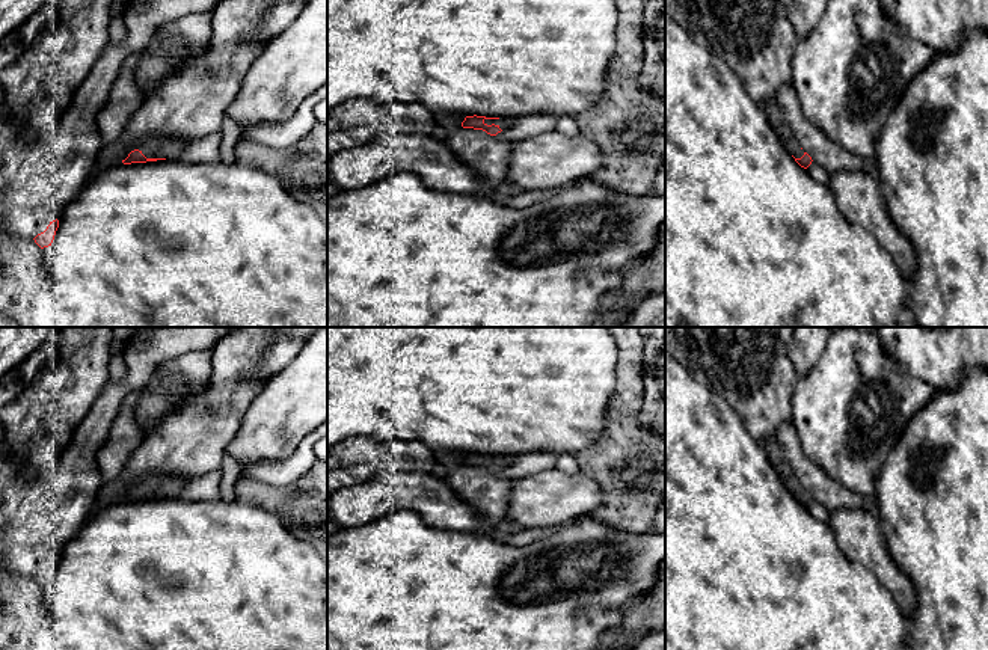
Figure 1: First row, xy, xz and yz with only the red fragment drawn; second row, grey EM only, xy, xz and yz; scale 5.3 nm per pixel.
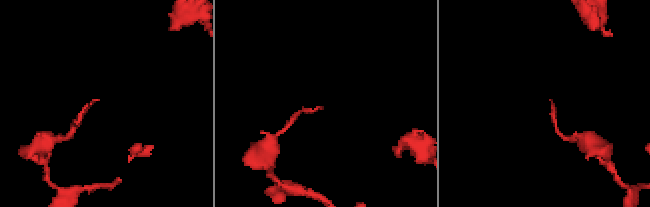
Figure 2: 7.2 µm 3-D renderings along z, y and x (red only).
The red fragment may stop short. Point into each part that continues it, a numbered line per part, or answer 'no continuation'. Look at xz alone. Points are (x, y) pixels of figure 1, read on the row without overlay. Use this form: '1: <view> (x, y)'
1: xz (504, 460)

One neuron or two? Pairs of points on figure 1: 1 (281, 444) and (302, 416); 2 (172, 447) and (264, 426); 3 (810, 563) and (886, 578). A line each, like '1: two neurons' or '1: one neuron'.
1: one neuron
2: two neurons
3: two neurons

